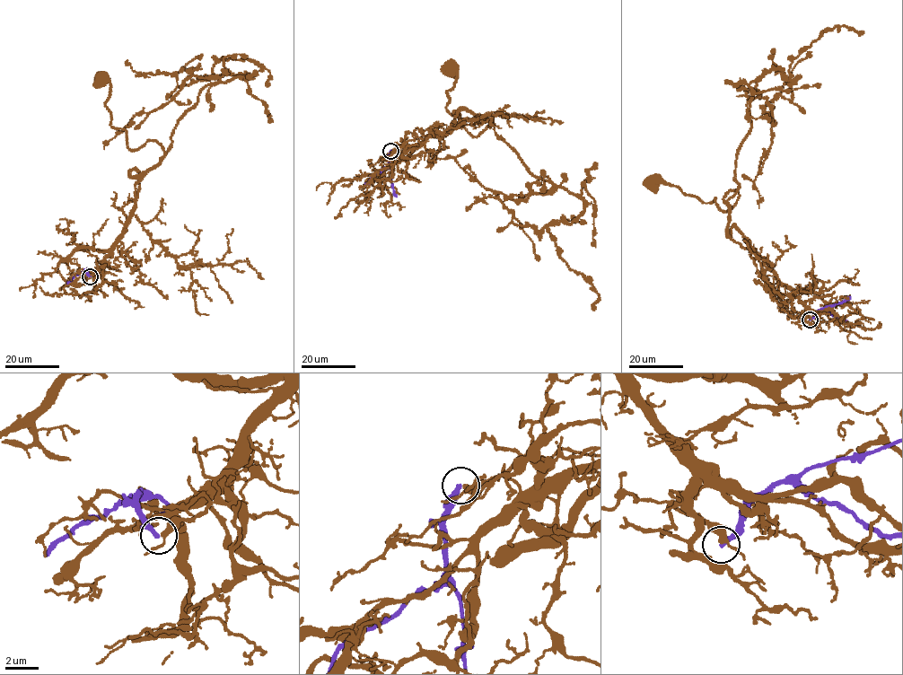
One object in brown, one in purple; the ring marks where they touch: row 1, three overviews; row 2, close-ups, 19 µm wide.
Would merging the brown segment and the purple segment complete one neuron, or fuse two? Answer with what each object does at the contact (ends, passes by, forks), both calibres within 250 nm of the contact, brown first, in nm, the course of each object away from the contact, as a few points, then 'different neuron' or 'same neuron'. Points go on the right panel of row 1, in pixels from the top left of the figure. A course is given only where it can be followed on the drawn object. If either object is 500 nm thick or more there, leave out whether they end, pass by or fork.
brown passes by; purple ends there; 300 nm thick on the brown side, 300 nm on the other; brown runs (810, 319), (765, 260), (729, 235), (723, 197), (738, 192), (725, 211), (716, 199), (703, 203), (652, 181); purple runs (810, 319), (819, 309), (846, 301), (849, 296); different neuron

